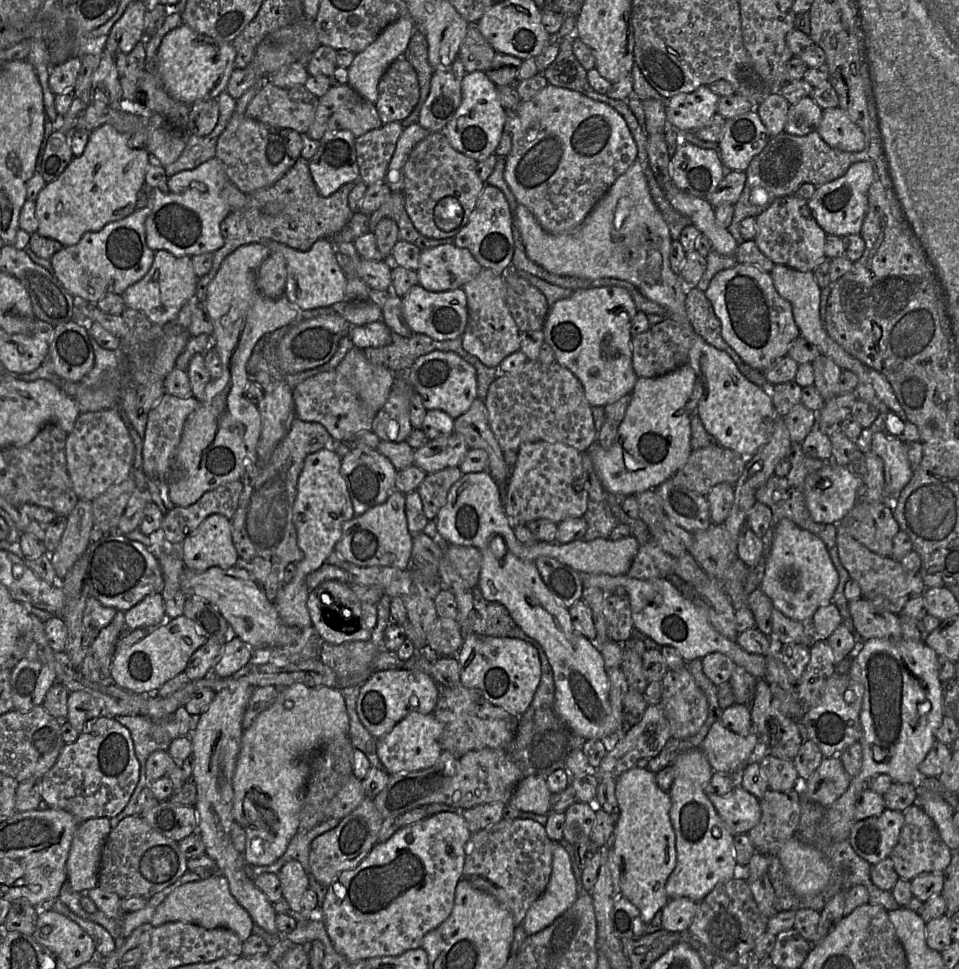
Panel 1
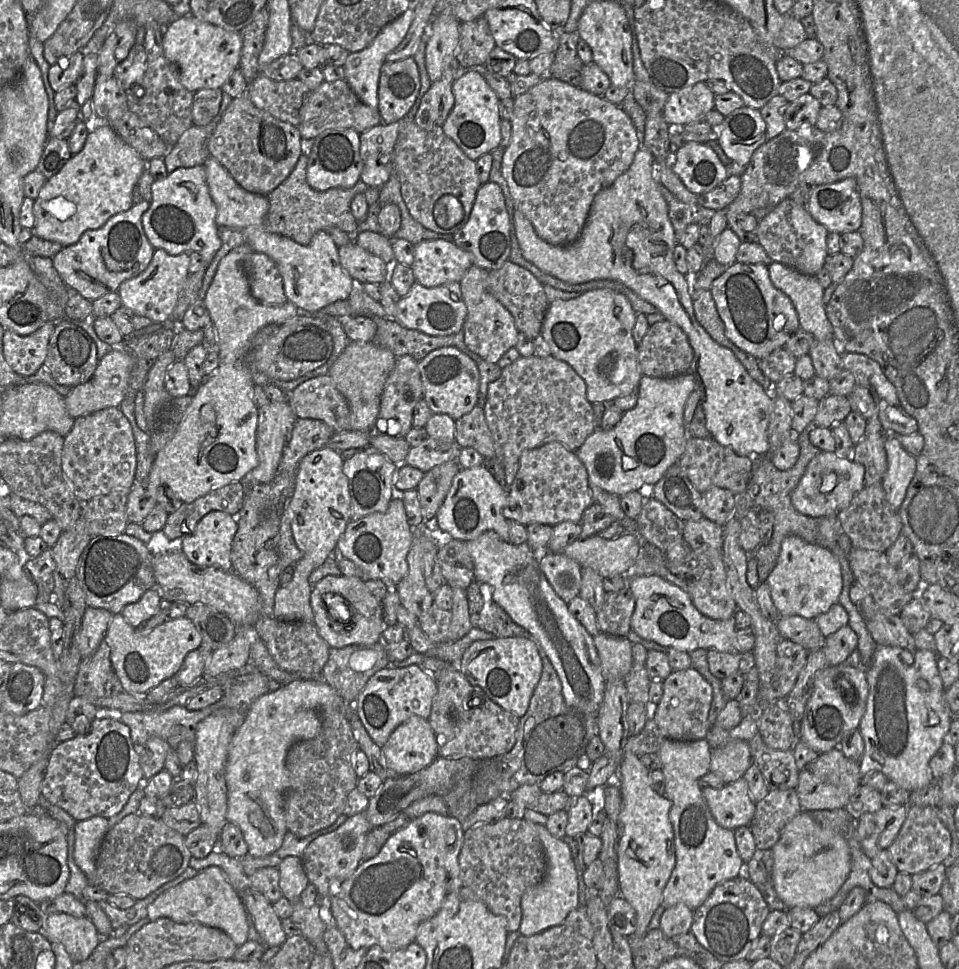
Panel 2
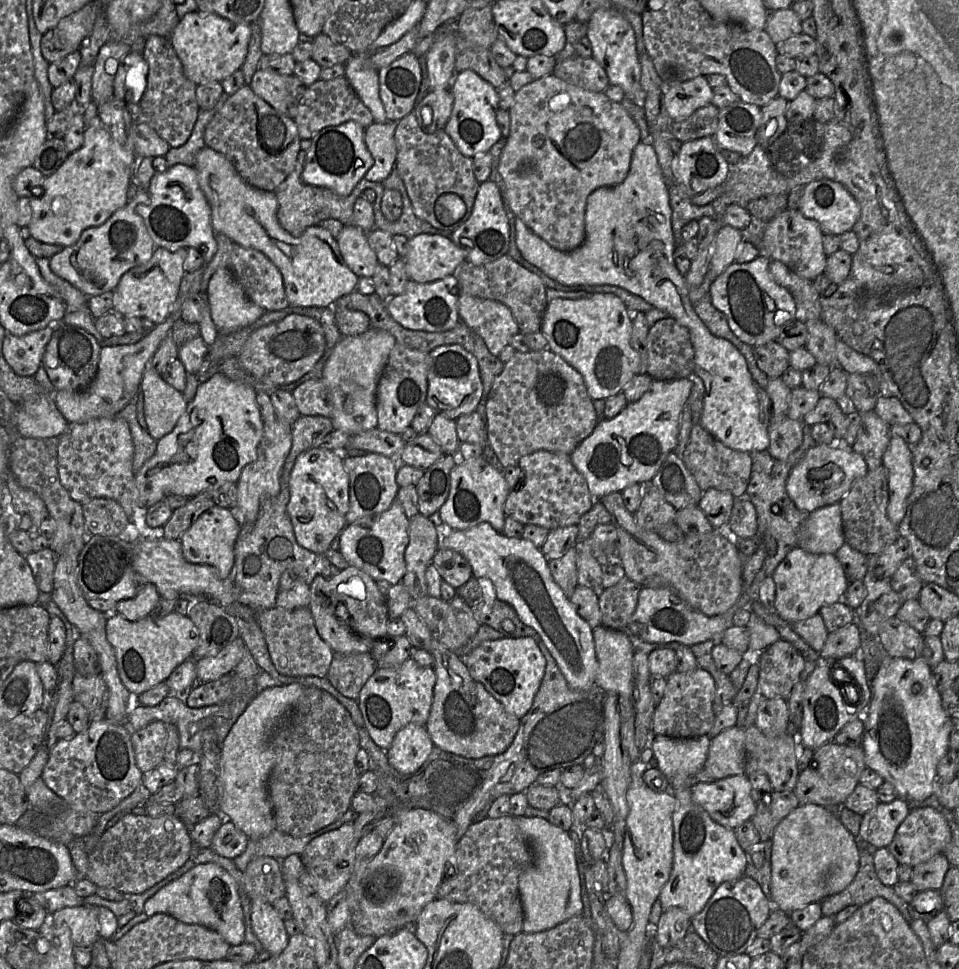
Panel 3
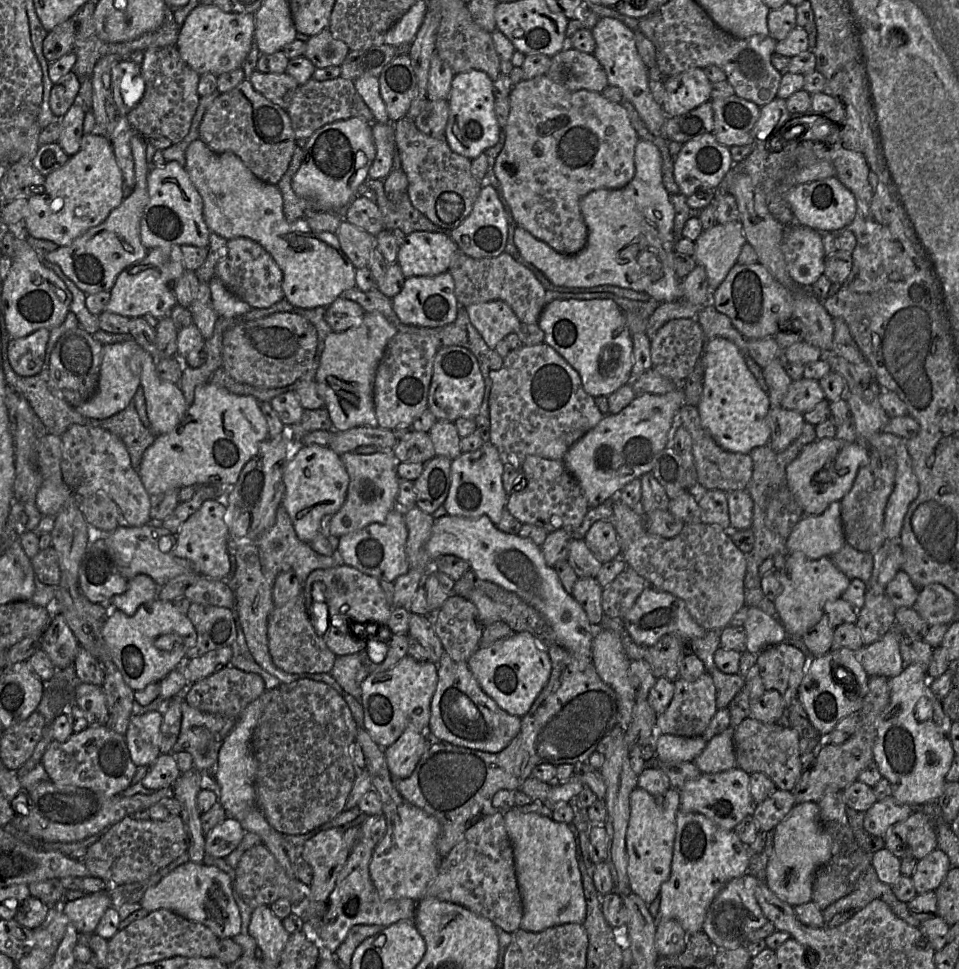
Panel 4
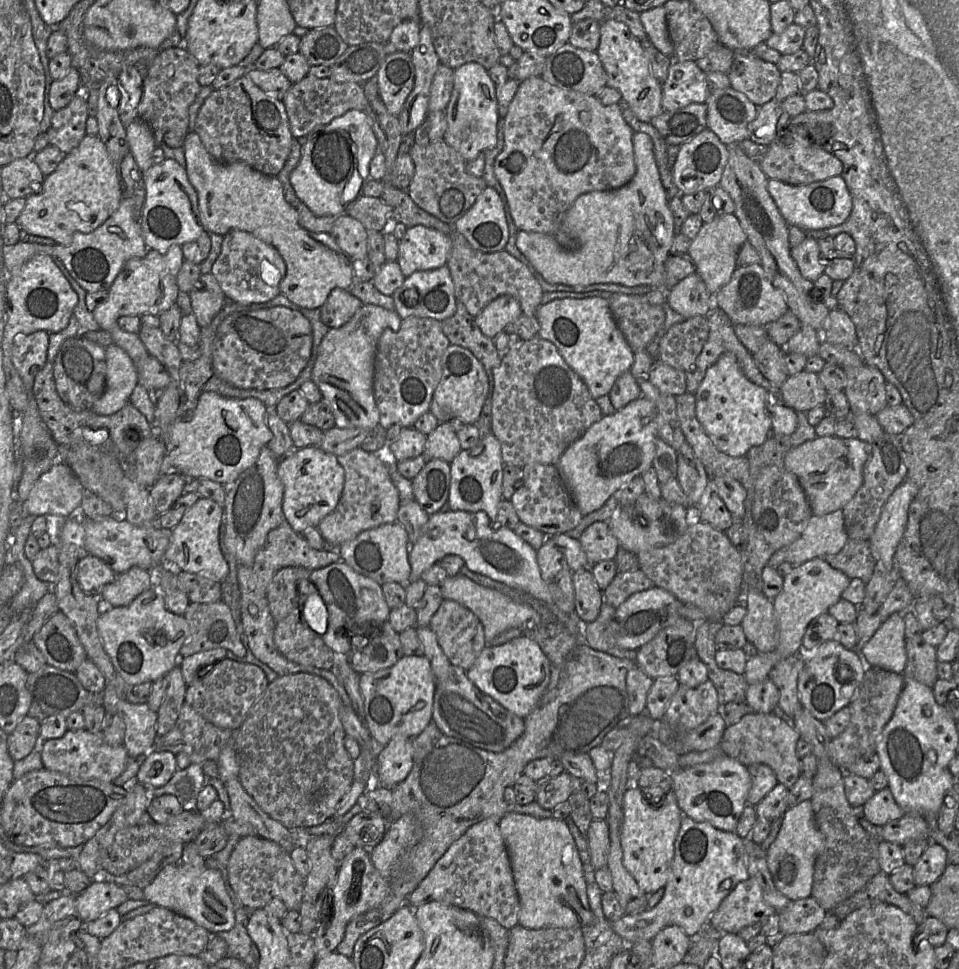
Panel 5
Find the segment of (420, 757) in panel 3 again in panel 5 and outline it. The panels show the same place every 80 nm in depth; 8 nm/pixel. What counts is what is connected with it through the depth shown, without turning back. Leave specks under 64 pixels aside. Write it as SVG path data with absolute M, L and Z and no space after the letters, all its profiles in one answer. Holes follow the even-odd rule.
M397 735L377 755L375 775L379 785L392 789L407 778L413 767L413 738Z

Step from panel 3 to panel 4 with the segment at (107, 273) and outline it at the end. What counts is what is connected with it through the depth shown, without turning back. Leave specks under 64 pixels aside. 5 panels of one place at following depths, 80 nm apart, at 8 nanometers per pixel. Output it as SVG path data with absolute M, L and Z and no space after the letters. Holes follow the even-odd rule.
M134 133L130 143L136 178L133 193L112 210L101 224L89 229L69 246L59 246L56 250L40 256L57 264L86 295L110 291L118 275L129 265L143 259L148 253L140 235L140 220L148 203L149 168L146 162L146 140L138 133Z

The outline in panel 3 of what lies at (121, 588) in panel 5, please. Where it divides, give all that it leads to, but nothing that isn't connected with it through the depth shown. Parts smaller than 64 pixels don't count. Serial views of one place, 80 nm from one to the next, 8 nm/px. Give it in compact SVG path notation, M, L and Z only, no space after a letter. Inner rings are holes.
M152 583L140 584L134 597L120 600L116 611L130 621L137 621L150 615L156 608L161 596Z

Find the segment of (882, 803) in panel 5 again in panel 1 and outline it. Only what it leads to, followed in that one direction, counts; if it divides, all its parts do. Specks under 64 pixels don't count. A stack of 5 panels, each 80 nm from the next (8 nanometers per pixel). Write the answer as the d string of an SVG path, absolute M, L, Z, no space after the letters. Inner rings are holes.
M886 808L879 815L855 821L849 843L858 856L875 865L890 856L903 823L903 812Z

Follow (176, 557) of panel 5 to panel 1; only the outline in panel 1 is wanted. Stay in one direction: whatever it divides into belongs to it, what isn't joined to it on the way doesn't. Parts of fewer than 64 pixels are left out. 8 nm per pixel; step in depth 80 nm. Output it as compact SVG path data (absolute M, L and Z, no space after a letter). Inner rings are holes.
M214 513L207 516L181 543L181 557L186 568L202 572L210 567L227 569L236 565L238 554L232 541L231 520Z

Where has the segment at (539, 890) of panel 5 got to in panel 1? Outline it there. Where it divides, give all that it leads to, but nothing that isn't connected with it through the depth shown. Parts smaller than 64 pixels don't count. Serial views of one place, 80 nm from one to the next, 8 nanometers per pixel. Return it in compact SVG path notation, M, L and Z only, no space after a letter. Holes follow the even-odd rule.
M552 841L552 872L544 893L526 913L522 926L528 936L550 926L578 898L570 856L559 842Z

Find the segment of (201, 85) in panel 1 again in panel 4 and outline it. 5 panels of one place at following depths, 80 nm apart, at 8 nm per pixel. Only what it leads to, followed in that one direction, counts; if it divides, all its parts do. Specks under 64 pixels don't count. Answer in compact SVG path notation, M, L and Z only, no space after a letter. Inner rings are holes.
M199 4L187 16L180 28L176 48L181 58L199 75L211 73L218 77L223 73L242 67L253 44L254 32L255 14L228 13L217 6Z

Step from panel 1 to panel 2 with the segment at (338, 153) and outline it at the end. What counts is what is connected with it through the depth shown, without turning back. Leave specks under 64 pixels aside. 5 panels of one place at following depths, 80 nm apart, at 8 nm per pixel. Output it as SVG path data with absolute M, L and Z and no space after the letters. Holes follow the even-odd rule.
M352 128L327 130L317 136L308 155L306 179L309 186L318 191L353 187L363 169L359 148L360 133Z

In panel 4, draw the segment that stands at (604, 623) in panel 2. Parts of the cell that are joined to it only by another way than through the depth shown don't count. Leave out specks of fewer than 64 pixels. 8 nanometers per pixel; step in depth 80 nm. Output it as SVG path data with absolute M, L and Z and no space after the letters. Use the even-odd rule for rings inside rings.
M626 567L602 590L603 613L611 618L623 619L641 592L649 586L647 580L635 570Z

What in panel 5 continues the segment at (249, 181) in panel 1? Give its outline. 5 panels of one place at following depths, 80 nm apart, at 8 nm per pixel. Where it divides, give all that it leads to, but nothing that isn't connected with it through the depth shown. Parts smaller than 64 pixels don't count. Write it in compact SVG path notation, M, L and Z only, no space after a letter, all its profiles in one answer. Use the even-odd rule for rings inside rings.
M246 74L206 98L196 118L195 133L217 161L242 161L271 176L283 168L293 139L284 103L261 90Z

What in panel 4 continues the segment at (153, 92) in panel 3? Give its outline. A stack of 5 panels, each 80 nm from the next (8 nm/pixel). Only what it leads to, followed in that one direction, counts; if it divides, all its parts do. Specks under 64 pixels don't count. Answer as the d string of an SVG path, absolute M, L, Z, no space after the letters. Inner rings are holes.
M176 46L150 47L145 50L141 70L145 92L140 103L127 115L130 125L143 138L163 135L173 144L182 142L189 133L199 105L197 89L200 75L181 58Z

